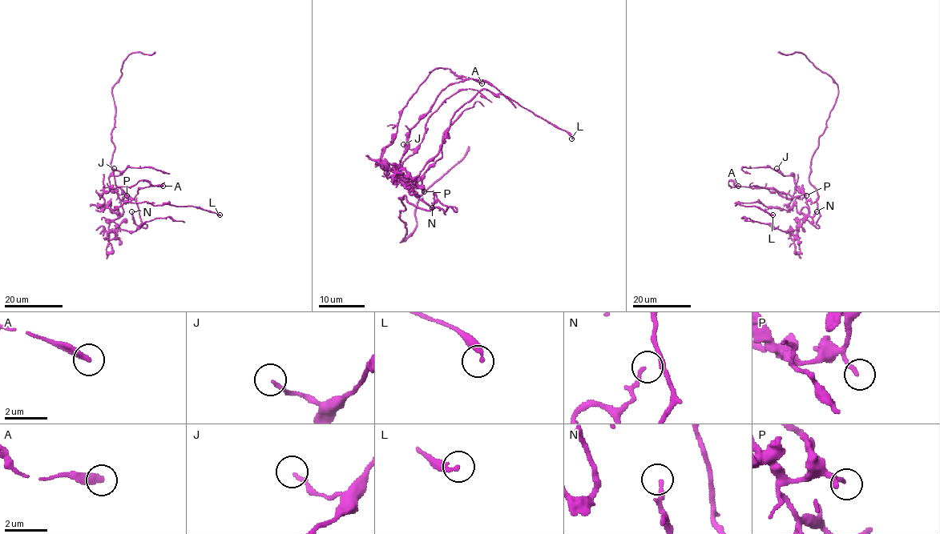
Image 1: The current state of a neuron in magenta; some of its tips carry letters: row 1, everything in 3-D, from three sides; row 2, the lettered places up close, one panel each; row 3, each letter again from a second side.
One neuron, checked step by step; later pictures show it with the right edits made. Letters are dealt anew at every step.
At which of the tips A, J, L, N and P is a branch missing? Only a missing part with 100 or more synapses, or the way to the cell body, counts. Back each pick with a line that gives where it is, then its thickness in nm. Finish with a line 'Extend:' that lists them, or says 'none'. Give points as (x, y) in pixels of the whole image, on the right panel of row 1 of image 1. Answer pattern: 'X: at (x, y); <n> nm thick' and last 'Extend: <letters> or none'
Extend: none

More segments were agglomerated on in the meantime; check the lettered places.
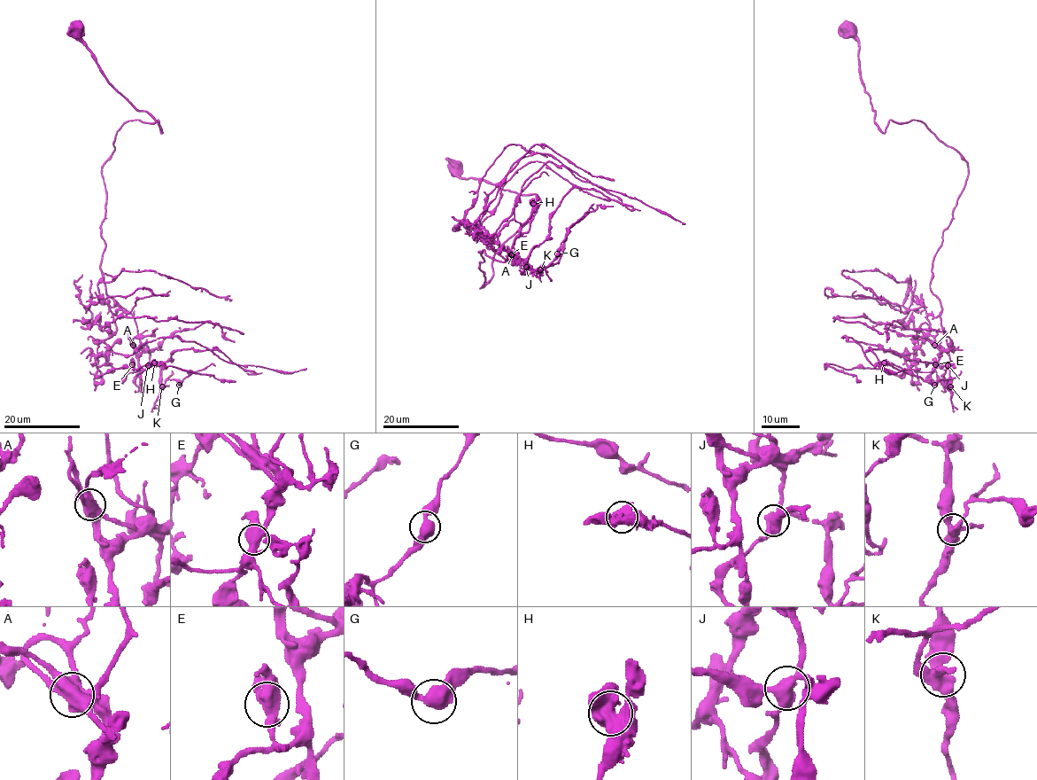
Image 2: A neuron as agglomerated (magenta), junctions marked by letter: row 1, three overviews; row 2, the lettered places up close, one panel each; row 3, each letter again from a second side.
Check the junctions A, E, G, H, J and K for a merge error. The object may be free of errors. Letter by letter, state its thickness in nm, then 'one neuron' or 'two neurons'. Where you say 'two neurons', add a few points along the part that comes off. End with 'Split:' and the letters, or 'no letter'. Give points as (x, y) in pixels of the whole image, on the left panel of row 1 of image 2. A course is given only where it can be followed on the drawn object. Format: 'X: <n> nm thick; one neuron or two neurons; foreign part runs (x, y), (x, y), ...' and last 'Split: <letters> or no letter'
A: 550 nm thick; one neuron
E: 480 nm thick; one neuron
G: 550 nm thick; one neuron
H: 600 nm thick; one neuron
J: 440 nm thick; one neuron
K: 500 nm thick; one neuron
Split: no letter

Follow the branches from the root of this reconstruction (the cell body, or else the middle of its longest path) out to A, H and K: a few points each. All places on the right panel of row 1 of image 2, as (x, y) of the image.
A: (849, 31), (876, 125), (884, 133), (890, 120), (921, 120), (968, 166), (932, 265), (944, 333), (935, 345)
H: (849, 31), (876, 125), (921, 120), (968, 166), (932, 265), (941, 354), (928, 372), (884, 362)
K: (849, 31), (876, 125), (884, 133), (890, 120), (921, 120), (968, 166), (930, 282), (941, 307), (950, 386)

